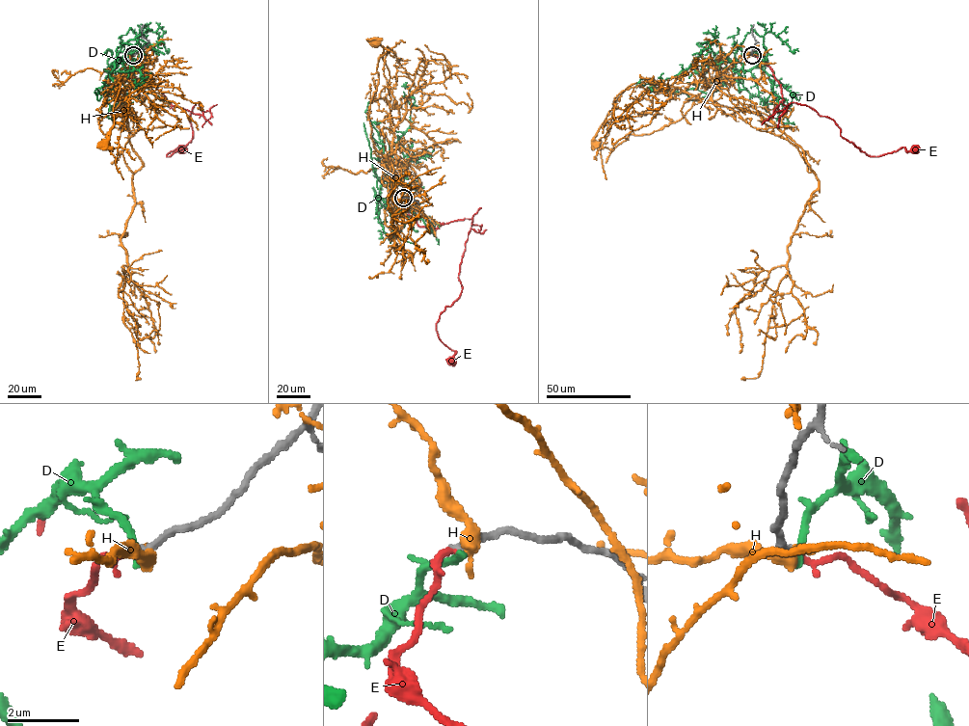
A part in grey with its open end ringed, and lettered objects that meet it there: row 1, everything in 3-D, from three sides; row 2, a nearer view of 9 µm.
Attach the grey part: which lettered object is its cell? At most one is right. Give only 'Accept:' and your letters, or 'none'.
Accept: E

